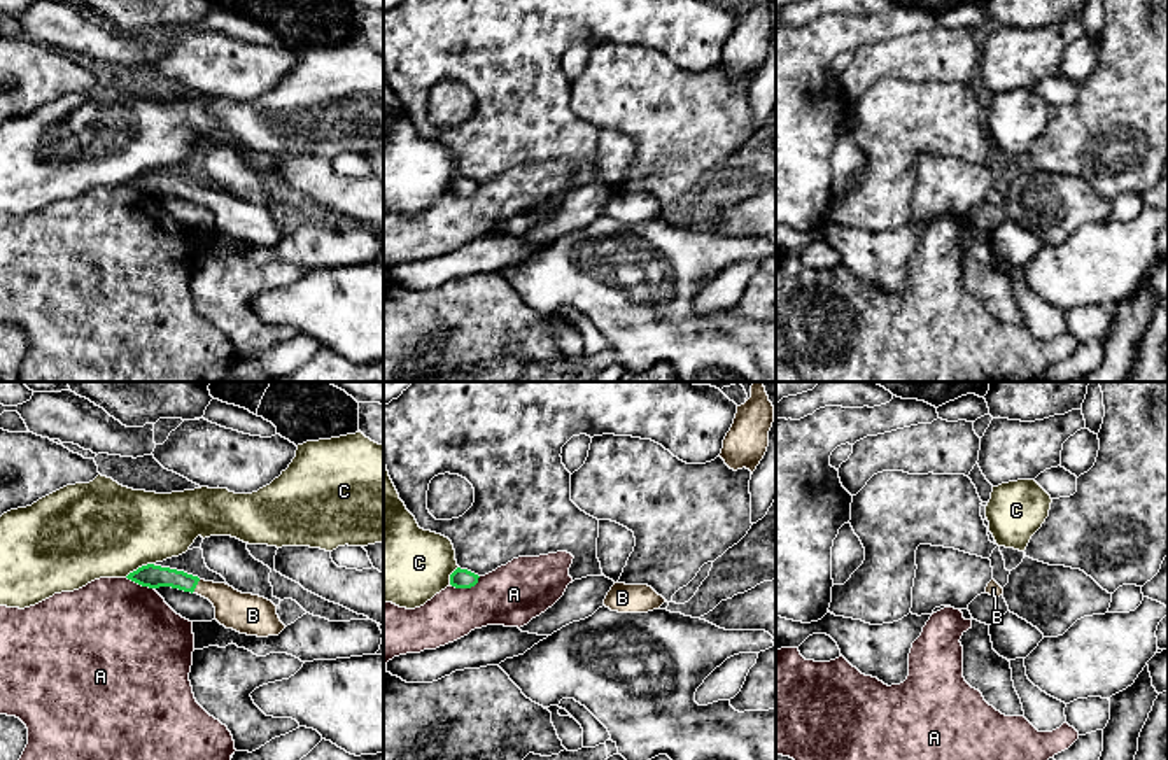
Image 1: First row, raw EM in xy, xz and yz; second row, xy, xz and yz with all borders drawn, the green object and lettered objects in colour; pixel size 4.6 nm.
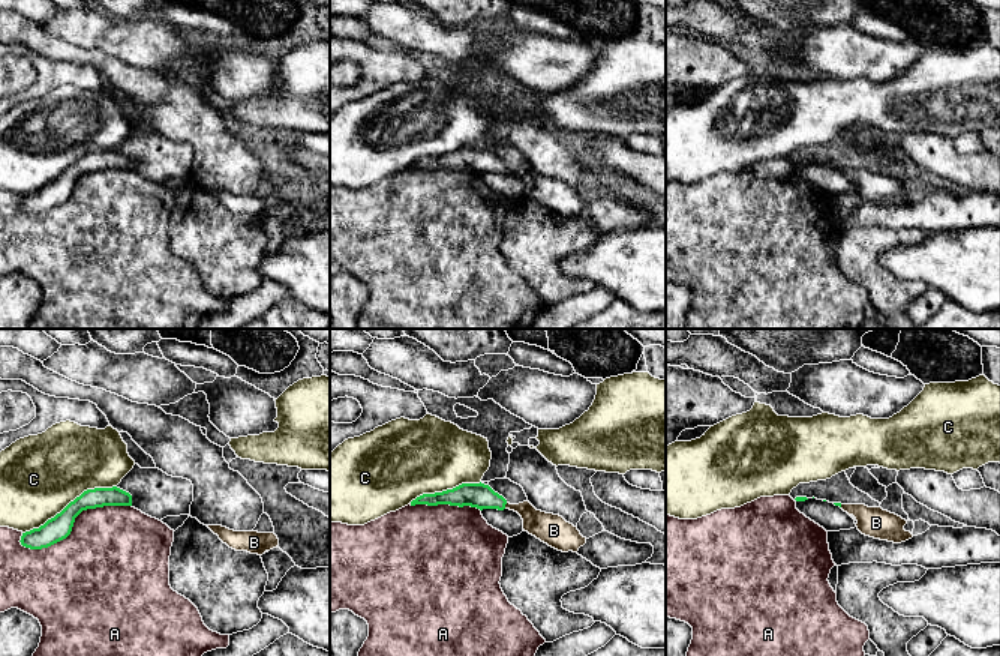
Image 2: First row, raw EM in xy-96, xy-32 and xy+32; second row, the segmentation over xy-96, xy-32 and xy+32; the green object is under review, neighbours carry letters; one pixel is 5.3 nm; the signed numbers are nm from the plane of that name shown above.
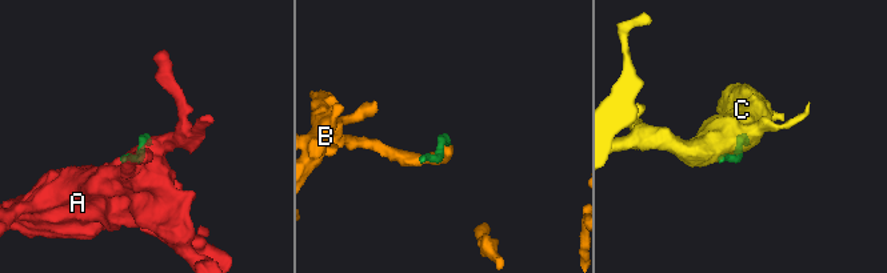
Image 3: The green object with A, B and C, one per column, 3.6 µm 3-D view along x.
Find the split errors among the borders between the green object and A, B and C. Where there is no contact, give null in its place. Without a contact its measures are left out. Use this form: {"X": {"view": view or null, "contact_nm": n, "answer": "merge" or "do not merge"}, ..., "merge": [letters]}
{"A": {"view": "xz", "contact_nm": 140, "answer": "do not merge"}, "B": {"view": "xy", "contact_nm": 70, "answer": "merge"}, "C": {"view": "xy", "contact_nm": 150, "answer": "do not merge"}, "merge": ["B"]}

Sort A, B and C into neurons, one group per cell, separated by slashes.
A / B / C

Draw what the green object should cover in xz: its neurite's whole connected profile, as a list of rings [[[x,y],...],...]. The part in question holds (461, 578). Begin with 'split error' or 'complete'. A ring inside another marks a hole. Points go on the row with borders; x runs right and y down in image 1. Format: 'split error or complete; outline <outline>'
complete; outline [[[457,567],[452,574],[450,574],[450,585],[455,588],[471,588],[478,583],[478,574],[468,571],[468,569],[461,569]]]

